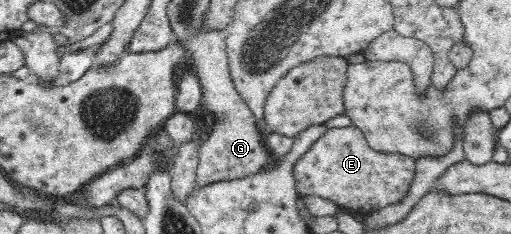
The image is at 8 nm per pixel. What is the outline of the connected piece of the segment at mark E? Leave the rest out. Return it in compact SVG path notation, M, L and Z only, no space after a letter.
M351 125L328 128L294 164L294 183L299 195L323 197L352 212L370 215L403 200L415 173L414 158L372 149L361 129Z

